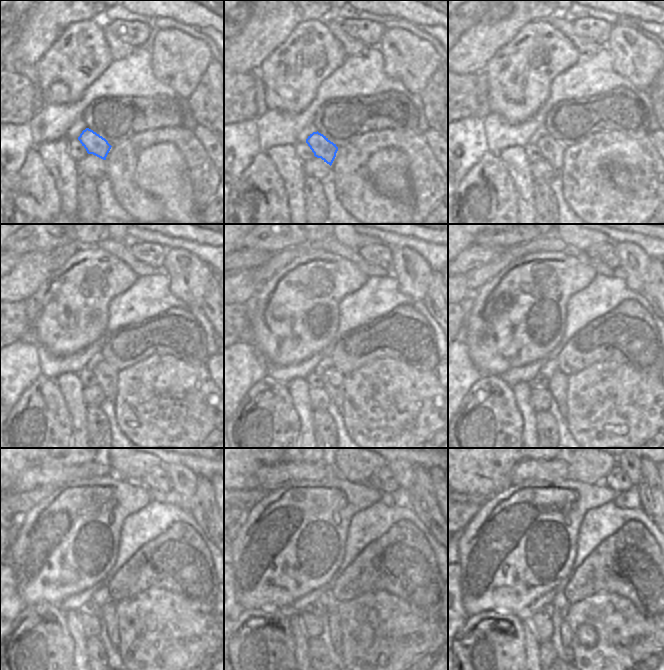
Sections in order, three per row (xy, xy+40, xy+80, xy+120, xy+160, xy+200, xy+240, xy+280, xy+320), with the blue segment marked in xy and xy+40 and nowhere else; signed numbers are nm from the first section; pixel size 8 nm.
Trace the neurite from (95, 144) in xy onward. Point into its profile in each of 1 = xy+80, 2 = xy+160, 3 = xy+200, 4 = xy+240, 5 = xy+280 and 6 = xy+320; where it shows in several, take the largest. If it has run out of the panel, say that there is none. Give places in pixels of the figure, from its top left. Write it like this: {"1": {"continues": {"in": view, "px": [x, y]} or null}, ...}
{"1": {"continues": {"in": "xy+80", "px": [552, 151]}}, "2": {"continues": {"in": "xy+160", "px": [333, 380]}}, "3": {"continues": {"in": "xy+200", "px": [558, 384]}}, "4": {"continues": {"in": "xy+240", "px": [109, 615]}}, "5": {"continues": {"in": "xy+280", "px": [333, 618]}}, "6": {"continues": {"in": "xy+320", "px": [565, 631]}}}

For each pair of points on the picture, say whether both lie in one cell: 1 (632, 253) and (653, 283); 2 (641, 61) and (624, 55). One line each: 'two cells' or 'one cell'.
1: two cells
2: one cell

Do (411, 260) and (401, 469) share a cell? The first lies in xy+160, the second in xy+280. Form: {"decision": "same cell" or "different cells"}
{"decision": "same cell"}

